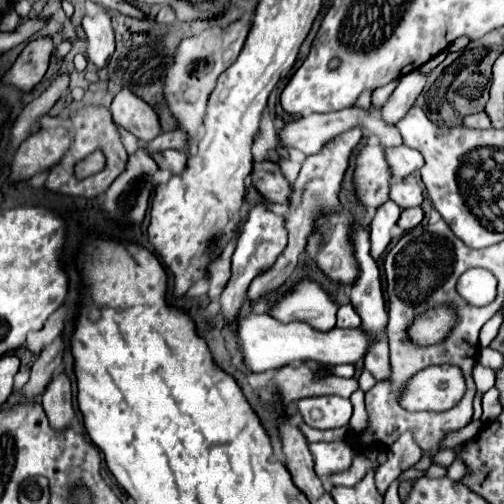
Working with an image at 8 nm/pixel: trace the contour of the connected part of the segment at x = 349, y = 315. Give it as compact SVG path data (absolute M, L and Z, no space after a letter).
M342 305L338 309L338 323L336 325L344 327L344 329L356 329L356 327L360 327L360 317L354 311L352 305Z

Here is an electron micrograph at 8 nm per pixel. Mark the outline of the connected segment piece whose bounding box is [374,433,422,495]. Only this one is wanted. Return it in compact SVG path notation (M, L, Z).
M404 433L404 437L400 437L400 439L390 447L390 451L388 451L388 461L376 469L376 475L374 475L376 489L384 495L386 489L390 487L390 483L392 483L406 467L412 467L420 457L422 457L422 449L412 441L412 437L408 437L408 433Z

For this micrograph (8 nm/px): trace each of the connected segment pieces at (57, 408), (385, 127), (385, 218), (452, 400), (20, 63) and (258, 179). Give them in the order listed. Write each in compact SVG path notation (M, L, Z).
M66 373L56 375L44 395L42 395L42 405L46 411L46 417L56 425L56 429L64 429L64 425L72 423L74 411L72 411L72 383L66 377Z
M348 107L348 109L342 109L342 111L336 111L336 113L324 113L324 115L308 115L308 117L302 117L302 119L296 119L296 121L290 121L288 125L284 125L280 137L282 137L282 143L284 147L294 147L294 149L300 149L302 153L306 155L314 155L318 153L328 141L336 139L340 133L346 133L354 127L360 127L364 129L366 133L370 135L376 135L380 145L384 147L396 147L396 145L402 145L402 135L398 133L396 127L388 125L380 115L372 113L370 109L362 109L362 107Z
M388 199L384 205L380 205L376 209L376 215L370 223L370 241L372 241L372 257L374 259L378 259L384 253L384 249L388 247L388 243L392 239L390 231L398 221L400 211L402 209L392 199Z
M428 367L410 379L400 401L408 411L446 411L460 401L464 389L458 367Z
M40 37L36 41L30 41L20 57L14 61L14 65L2 75L4 85L12 85L20 91L30 91L34 89L50 63L50 53L52 53L52 39L50 37Z
M272 161L254 163L252 179L254 179L254 187L262 193L262 197L266 201L280 203L280 205L290 203L292 185L286 181L286 177L282 175L282 171L276 163L272 163Z

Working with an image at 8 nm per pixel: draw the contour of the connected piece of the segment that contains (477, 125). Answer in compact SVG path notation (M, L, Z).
M476 113L476 115L468 115L462 119L462 125L470 127L470 129L488 129L490 121L486 113Z

